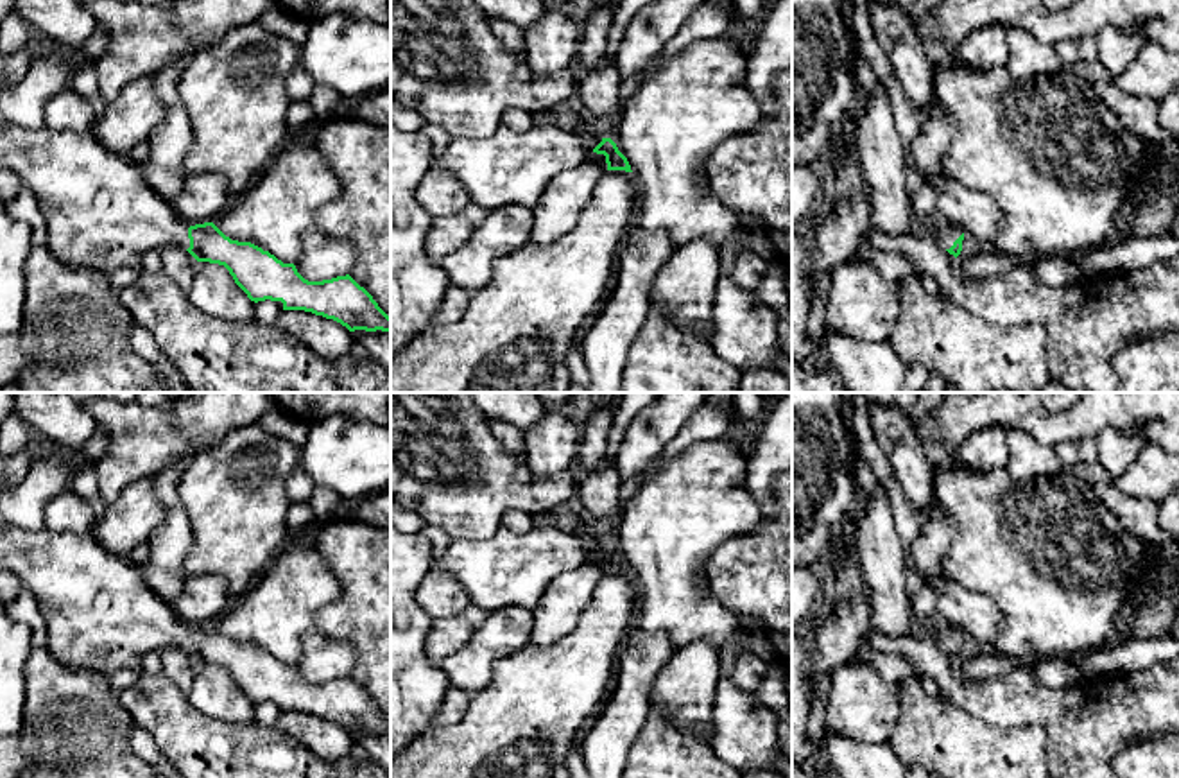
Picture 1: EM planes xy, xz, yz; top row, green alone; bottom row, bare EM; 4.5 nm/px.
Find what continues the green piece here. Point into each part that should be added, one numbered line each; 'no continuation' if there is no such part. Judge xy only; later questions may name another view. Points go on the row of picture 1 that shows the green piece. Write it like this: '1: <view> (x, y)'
1: xy (101, 212)

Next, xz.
1: xz (509, 167)

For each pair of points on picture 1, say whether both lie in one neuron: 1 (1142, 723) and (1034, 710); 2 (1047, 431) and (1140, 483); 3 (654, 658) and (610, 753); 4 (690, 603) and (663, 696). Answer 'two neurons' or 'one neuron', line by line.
1: one neuron
2: two neurons
3: one neuron
4: two neurons

